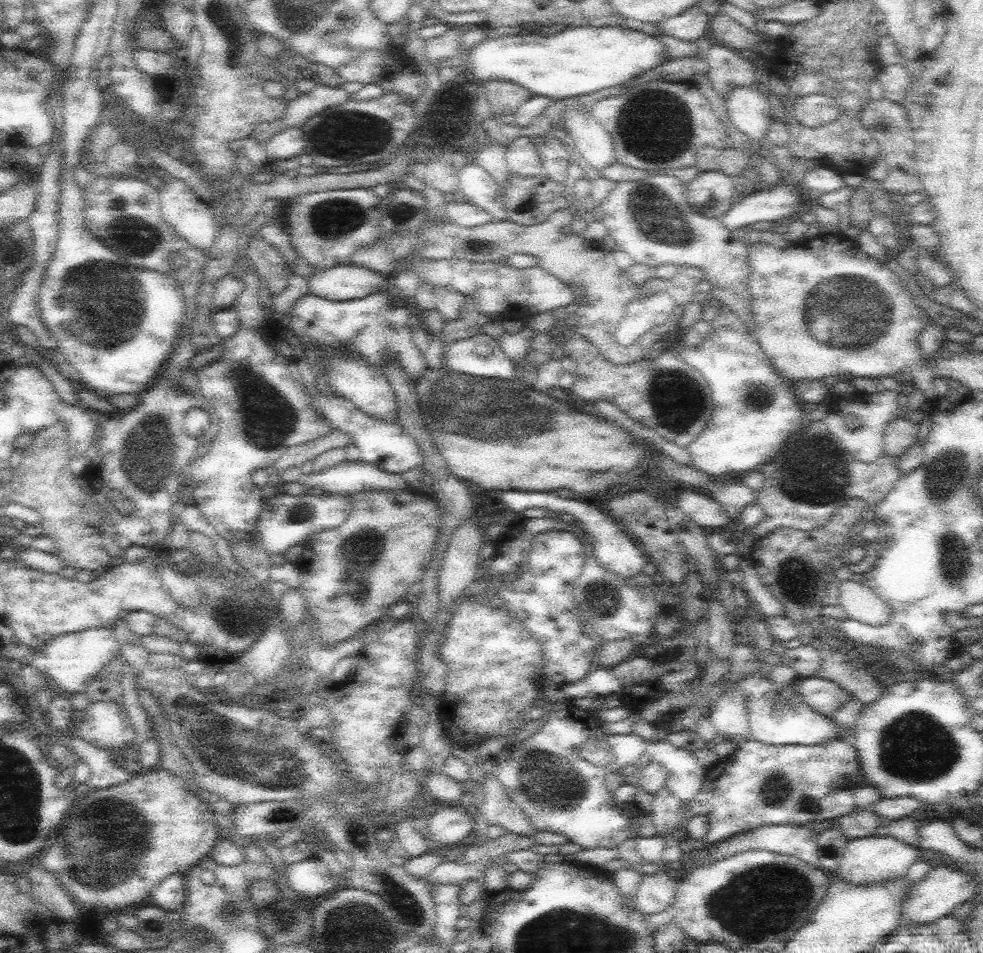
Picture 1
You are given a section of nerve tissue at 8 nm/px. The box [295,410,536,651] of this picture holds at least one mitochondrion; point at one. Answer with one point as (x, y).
(358, 553)

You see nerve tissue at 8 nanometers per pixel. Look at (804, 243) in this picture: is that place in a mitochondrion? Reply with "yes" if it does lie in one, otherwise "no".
no

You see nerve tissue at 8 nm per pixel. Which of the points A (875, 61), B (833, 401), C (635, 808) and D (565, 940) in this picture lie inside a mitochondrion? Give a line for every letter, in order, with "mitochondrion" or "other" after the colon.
A: other
B: other
C: other
D: mitochondrion

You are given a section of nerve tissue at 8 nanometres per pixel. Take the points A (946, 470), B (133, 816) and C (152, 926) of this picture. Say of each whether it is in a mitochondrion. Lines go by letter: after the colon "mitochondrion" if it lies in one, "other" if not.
A: mitochondrion
B: mitochondrion
C: other

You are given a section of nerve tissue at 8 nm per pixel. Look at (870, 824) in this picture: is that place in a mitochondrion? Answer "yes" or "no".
no

